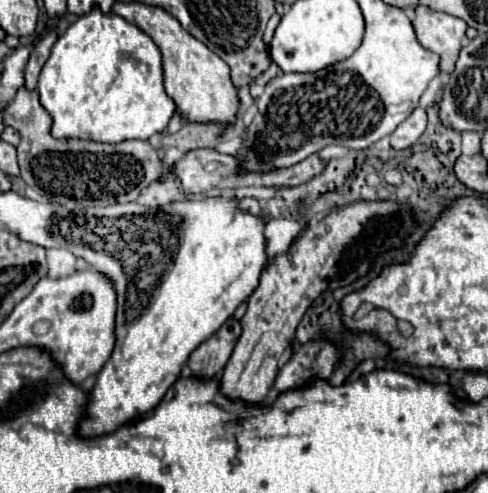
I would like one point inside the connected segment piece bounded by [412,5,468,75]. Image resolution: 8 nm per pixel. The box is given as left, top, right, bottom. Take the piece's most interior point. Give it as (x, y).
(441, 33)

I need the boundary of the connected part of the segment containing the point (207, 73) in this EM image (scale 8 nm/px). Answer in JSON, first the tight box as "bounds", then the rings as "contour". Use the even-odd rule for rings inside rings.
{"bounds":[112,1,240,123],"contour":[[[140,1],[132,3],[116,3],[112,7],[114,15],[124,17],[134,23],[140,31],[144,31],[160,49],[164,63],[164,89],[166,95],[174,101],[176,111],[182,119],[190,123],[234,123],[240,107],[238,89],[230,79],[230,67],[212,53],[204,43],[194,39],[182,25],[158,7],[146,7]]]}

